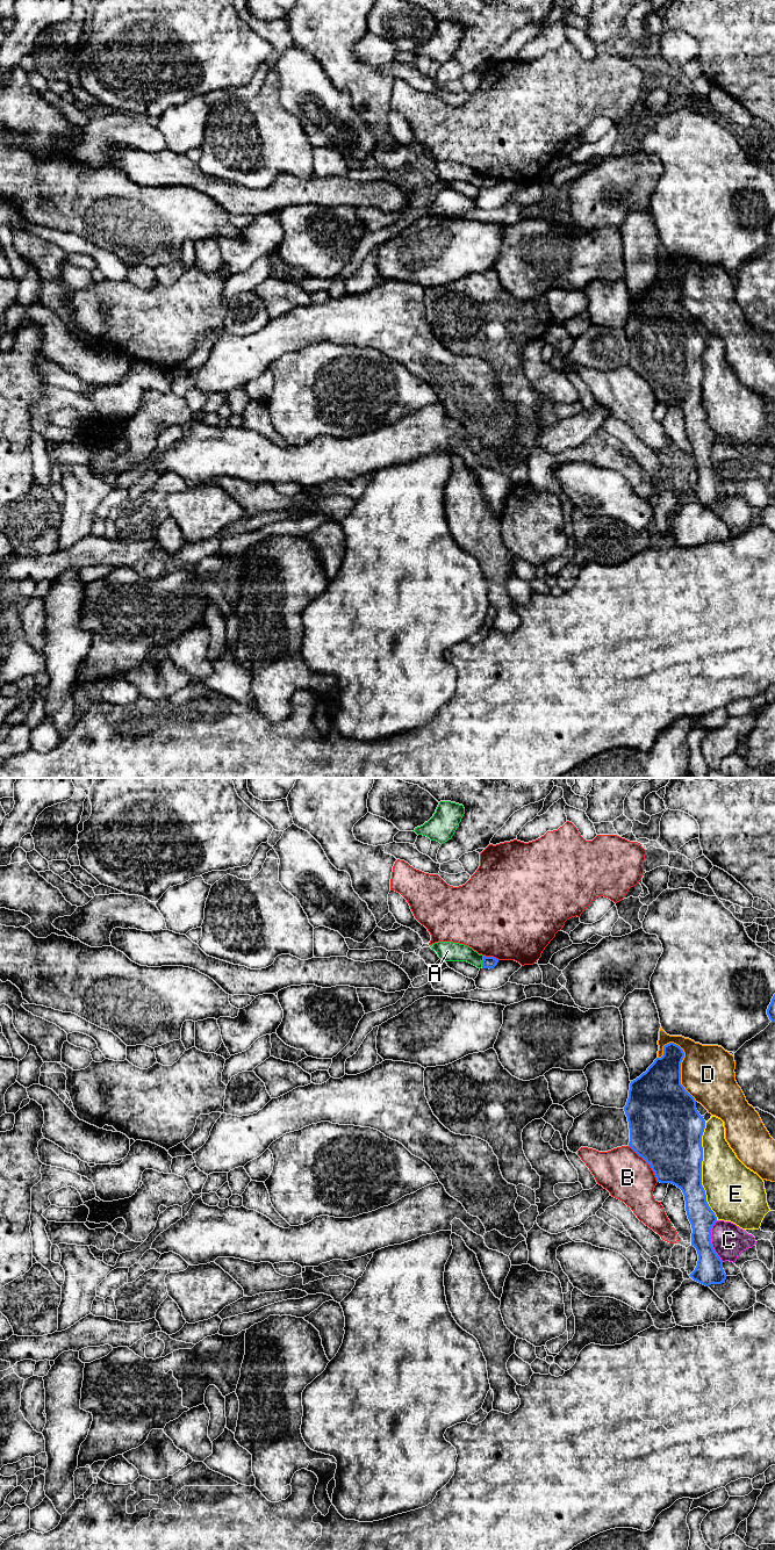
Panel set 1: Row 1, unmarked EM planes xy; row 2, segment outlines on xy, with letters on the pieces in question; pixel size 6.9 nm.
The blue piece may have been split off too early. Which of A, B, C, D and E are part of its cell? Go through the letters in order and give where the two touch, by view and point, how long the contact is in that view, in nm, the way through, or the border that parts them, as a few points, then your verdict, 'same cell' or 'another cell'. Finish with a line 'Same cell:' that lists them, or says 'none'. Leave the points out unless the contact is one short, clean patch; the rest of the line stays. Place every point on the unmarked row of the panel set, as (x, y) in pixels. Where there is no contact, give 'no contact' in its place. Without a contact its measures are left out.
A: meets blue in xy at (482, 181); contact 80 nm long; border along xy (483, 175), (481, 186); another cell
B: meets blue in xy at (647, 382); contact 320 nm long; another cell
C: meets blue in xy at (710, 461); contact 300 nm long; another cell
D: meets blue in xy at (680, 289); contact 460 nm long; another cell
E: meets blue in xy at (701, 390); contact 700 nm long; another cell
Same cell: none

